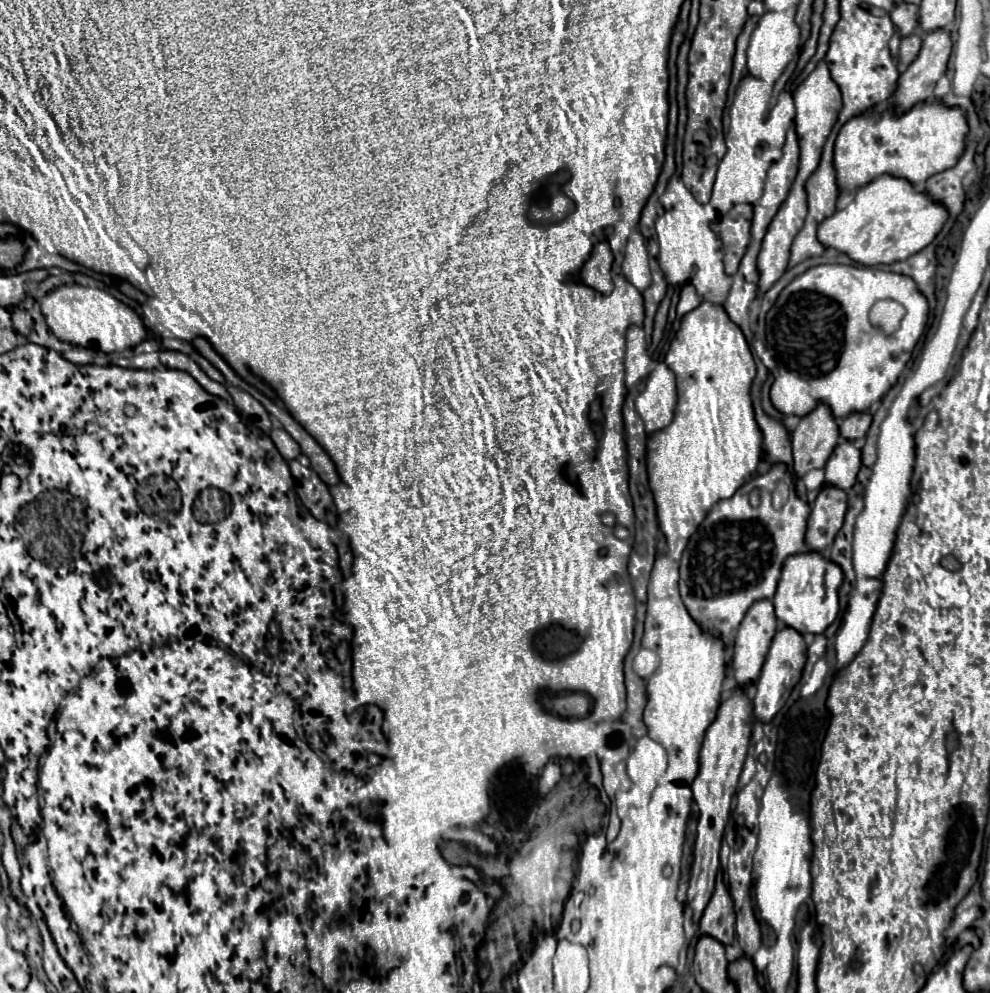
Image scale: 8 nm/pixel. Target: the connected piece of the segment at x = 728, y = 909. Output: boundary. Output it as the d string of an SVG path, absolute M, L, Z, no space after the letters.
M720 872L718 880L716 880L714 896L712 896L710 904L704 910L704 916L702 916L702 922L698 926L696 936L710 934L710 936L714 936L716 940L720 940L722 944L728 946L736 938L734 926L736 926L734 902L732 902L732 896L728 892L728 886L726 886L726 882L722 878L722 872Z

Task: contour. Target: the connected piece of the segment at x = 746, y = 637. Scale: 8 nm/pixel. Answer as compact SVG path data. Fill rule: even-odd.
M770 600L754 602L738 626L734 636L732 670L736 684L744 686L744 690L758 678L776 628L778 620Z

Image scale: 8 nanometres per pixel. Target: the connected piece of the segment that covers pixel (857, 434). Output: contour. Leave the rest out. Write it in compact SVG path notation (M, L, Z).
M856 412L856 414L850 414L848 418L838 420L840 436L842 436L844 440L858 440L858 438L864 438L866 432L868 432L868 428L870 428L870 422L872 422L870 412Z

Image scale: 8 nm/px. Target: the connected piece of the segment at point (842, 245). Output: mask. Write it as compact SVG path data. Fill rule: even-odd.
M884 174L852 193L840 194L834 216L818 226L818 240L822 246L834 248L864 266L892 264L928 246L946 218L946 208L916 192L908 180Z

